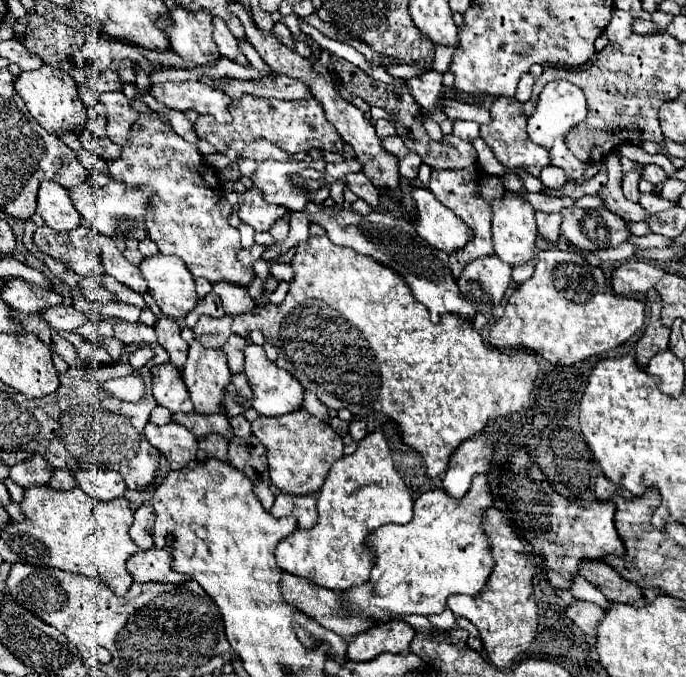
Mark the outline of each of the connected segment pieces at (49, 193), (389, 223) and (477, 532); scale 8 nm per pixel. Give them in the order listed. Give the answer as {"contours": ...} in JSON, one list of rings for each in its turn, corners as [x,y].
{"contours":[[[[43,181],[39,187],[37,213],[53,231],[71,231],[81,225],[83,217],[71,203],[69,191],[53,181]]],[[[307,203],[305,209],[301,213],[291,213],[291,233],[283,243],[275,243],[267,249],[267,255],[263,255],[265,261],[273,261],[277,259],[281,253],[285,253],[289,247],[301,243],[307,239],[307,229],[309,223],[319,223],[329,239],[335,245],[343,245],[343,247],[351,247],[361,255],[369,255],[375,261],[379,261],[381,265],[393,269],[395,273],[399,273],[403,277],[403,281],[409,285],[411,293],[415,299],[419,299],[431,313],[431,323],[439,323],[439,319],[447,313],[459,315],[463,319],[473,321],[475,317],[475,307],[471,303],[467,303],[461,293],[457,283],[451,279],[451,271],[449,271],[449,255],[445,255],[443,251],[435,251],[435,247],[431,247],[427,241],[423,241],[415,227],[411,223],[407,223],[405,219],[399,219],[395,215],[383,215],[379,211],[371,211],[367,215],[359,215],[355,211],[341,211],[339,215],[329,215],[329,213],[319,213],[323,207],[315,205],[315,203]]],[[[485,435],[461,443],[451,455],[449,469],[443,477],[443,489],[451,497],[441,489],[427,491],[415,503],[413,521],[407,525],[383,525],[369,535],[369,545],[377,553],[377,561],[367,583],[341,593],[345,603],[349,603],[349,609],[365,611],[379,619],[389,613],[431,615],[443,613],[449,595],[475,595],[483,589],[495,567],[489,539],[483,531],[483,515],[493,507],[493,495],[485,471],[495,463],[495,453],[499,451],[497,445],[505,443],[507,441],[501,435],[493,435],[493,443],[489,443]]]]}

